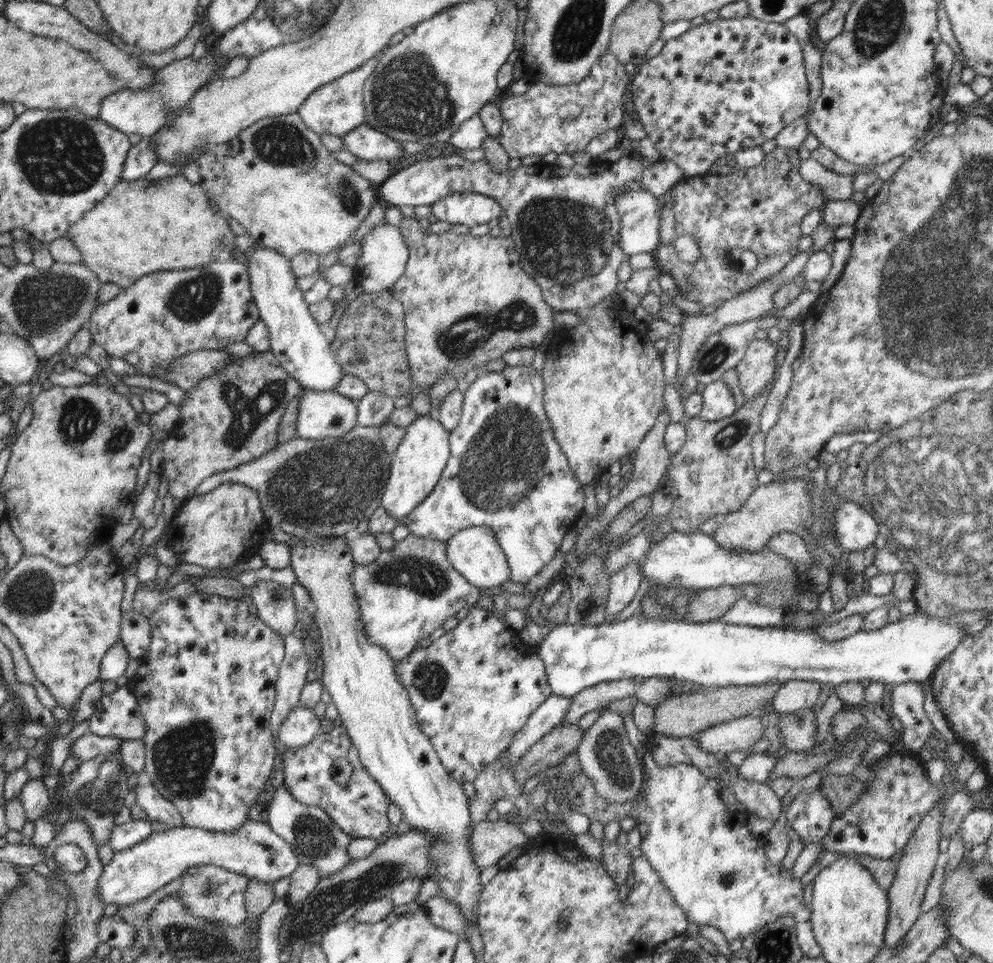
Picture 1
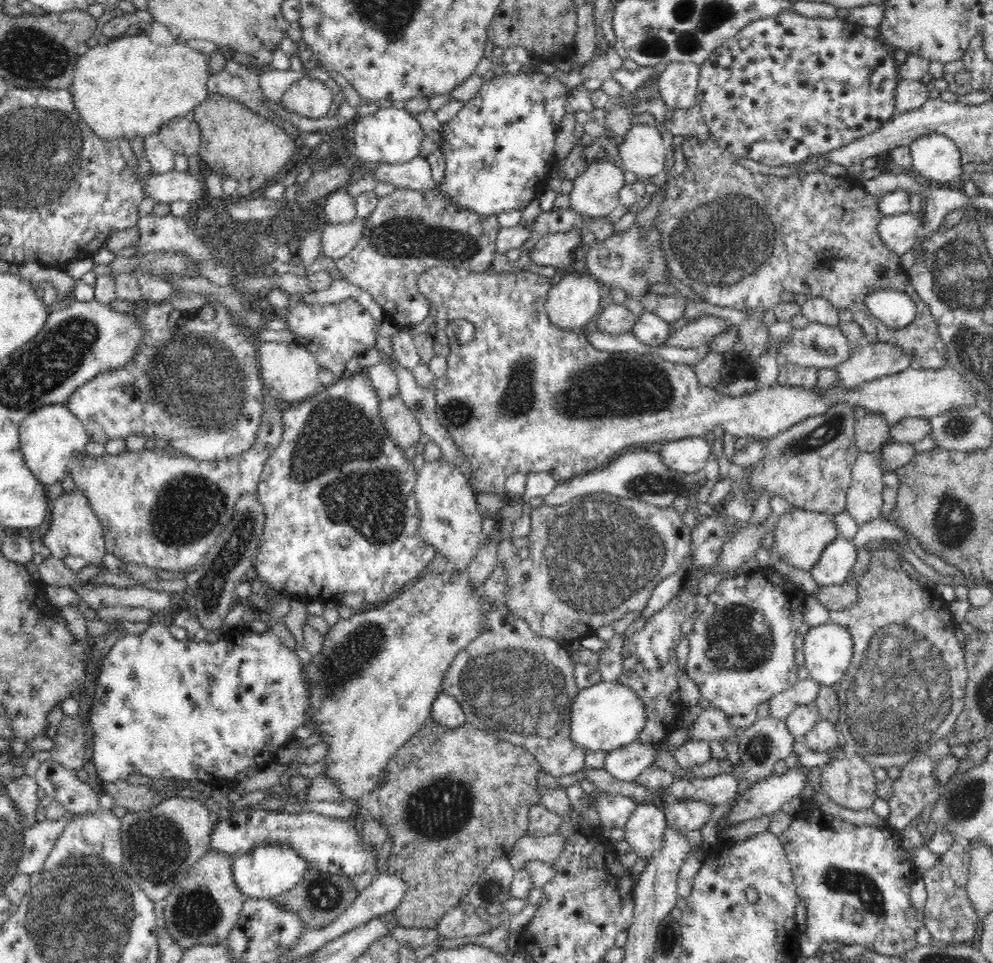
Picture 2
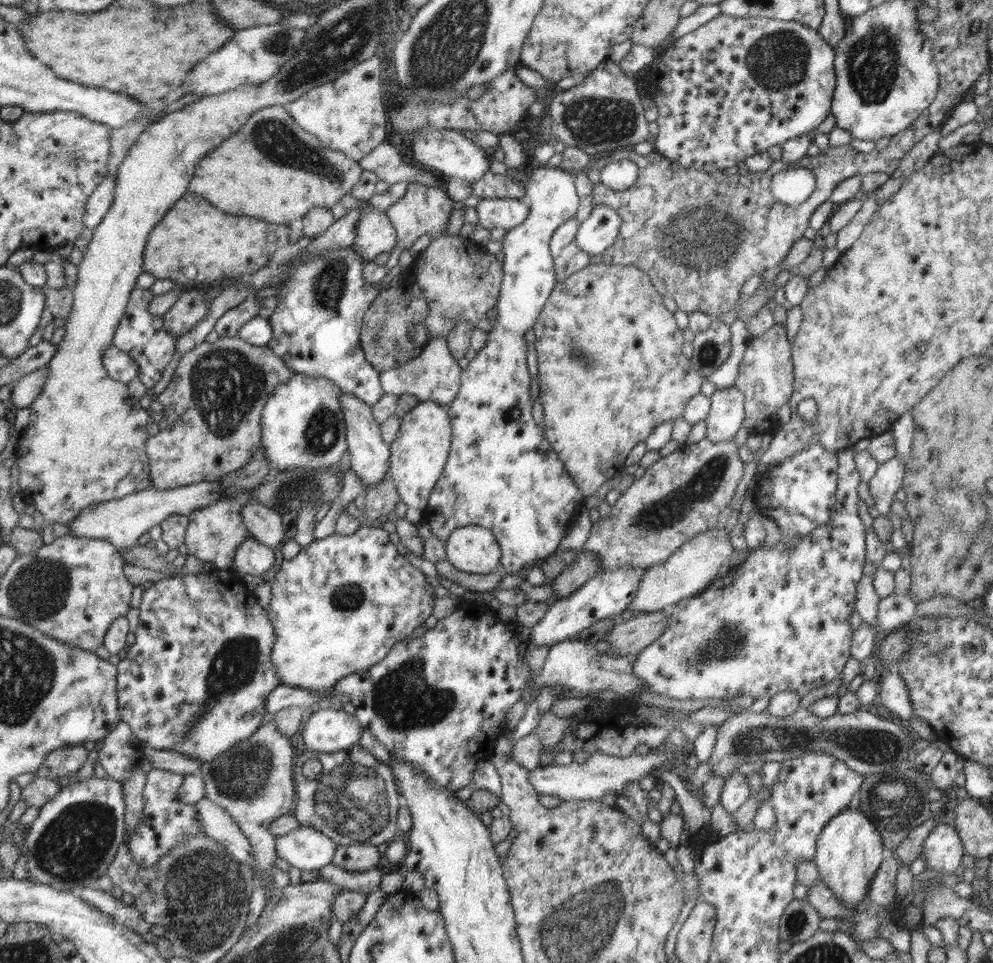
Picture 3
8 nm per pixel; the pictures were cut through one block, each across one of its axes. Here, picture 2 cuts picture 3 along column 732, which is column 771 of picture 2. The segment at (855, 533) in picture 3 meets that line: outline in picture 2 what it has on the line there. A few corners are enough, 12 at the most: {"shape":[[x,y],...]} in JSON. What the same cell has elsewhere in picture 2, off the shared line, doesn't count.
{"shape":[[768,566],[722,580],[685,670],[734,727],[798,684],[807,596]]}

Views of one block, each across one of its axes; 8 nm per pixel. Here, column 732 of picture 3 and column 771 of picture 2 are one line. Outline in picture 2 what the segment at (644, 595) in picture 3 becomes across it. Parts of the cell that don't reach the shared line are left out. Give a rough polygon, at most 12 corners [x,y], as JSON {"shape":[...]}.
{"shape":[[794,507],[775,524],[772,559],[811,571],[839,536],[834,515]]}

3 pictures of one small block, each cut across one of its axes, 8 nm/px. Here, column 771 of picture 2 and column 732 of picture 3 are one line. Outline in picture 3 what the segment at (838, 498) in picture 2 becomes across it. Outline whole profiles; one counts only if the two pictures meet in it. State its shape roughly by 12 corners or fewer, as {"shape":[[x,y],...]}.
{"shape":[[736,440],[640,471],[592,523],[599,572],[660,565],[716,526],[744,473]]}

